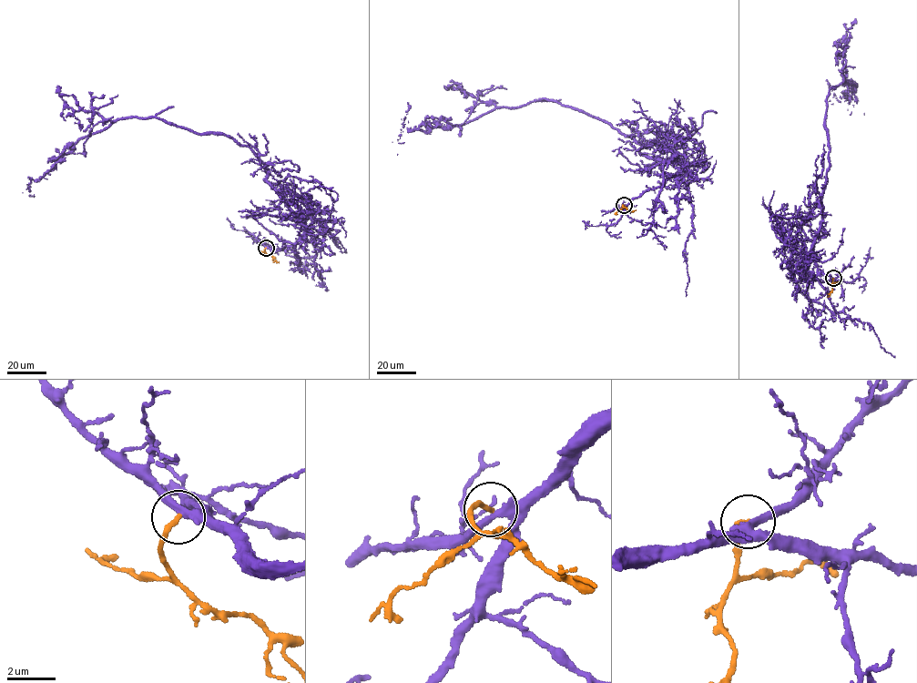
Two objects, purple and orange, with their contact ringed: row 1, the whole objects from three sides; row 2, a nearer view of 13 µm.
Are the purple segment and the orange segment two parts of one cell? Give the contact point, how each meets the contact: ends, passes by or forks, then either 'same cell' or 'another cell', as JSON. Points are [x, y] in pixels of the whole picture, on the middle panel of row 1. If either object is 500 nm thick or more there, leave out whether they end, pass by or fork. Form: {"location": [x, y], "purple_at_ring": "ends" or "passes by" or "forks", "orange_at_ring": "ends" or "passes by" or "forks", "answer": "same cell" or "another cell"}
{"location": [624, 205], "purple_at_ring": "forks", "orange_at_ring": "ends", "answer": "same cell"}

